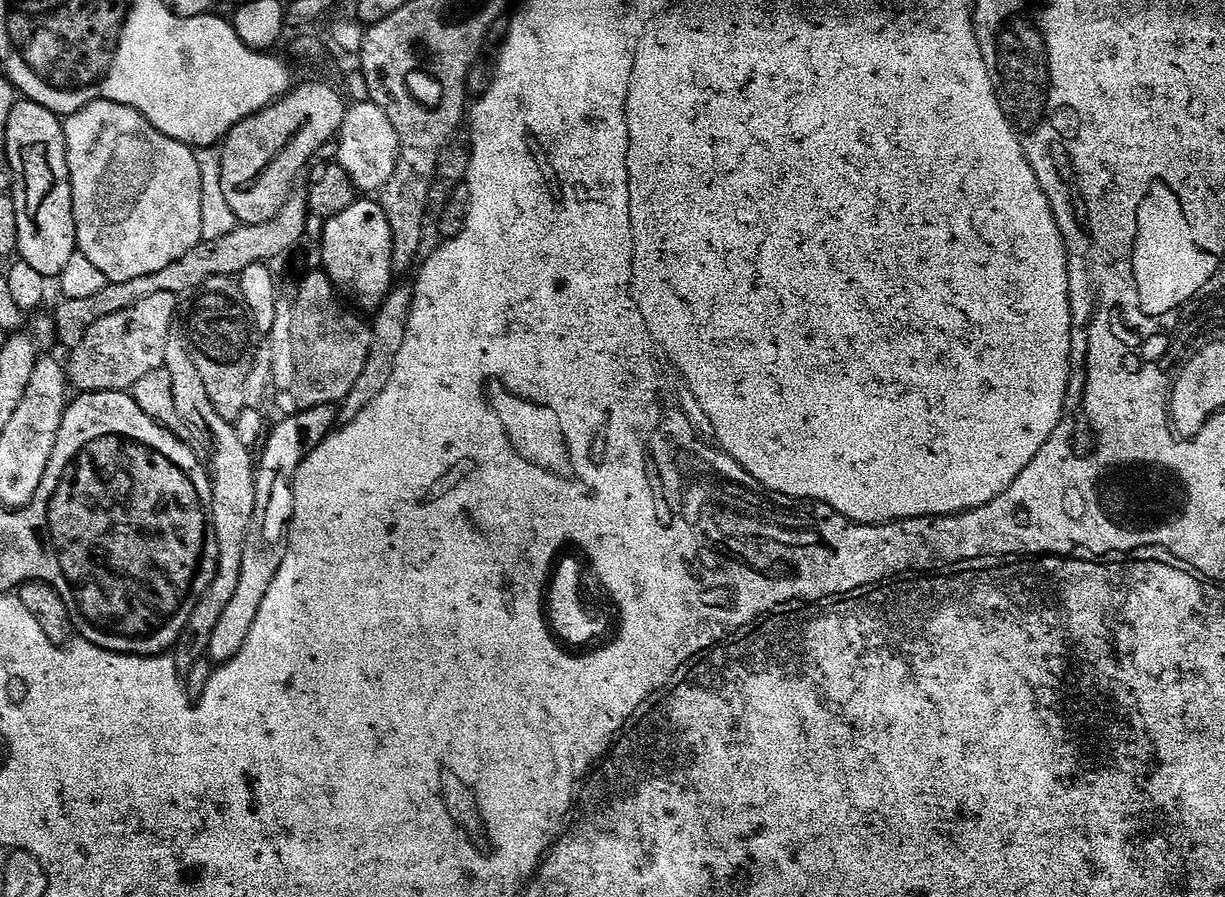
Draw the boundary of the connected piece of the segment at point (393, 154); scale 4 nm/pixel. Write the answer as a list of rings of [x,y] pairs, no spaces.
[[[371,102],[363,103],[356,104],[353,108],[351,105],[345,111],[344,121],[334,144],[337,156],[335,159],[357,193],[376,194],[384,189],[386,182],[390,182],[394,174],[397,154],[400,152],[400,139],[378,105]]]

